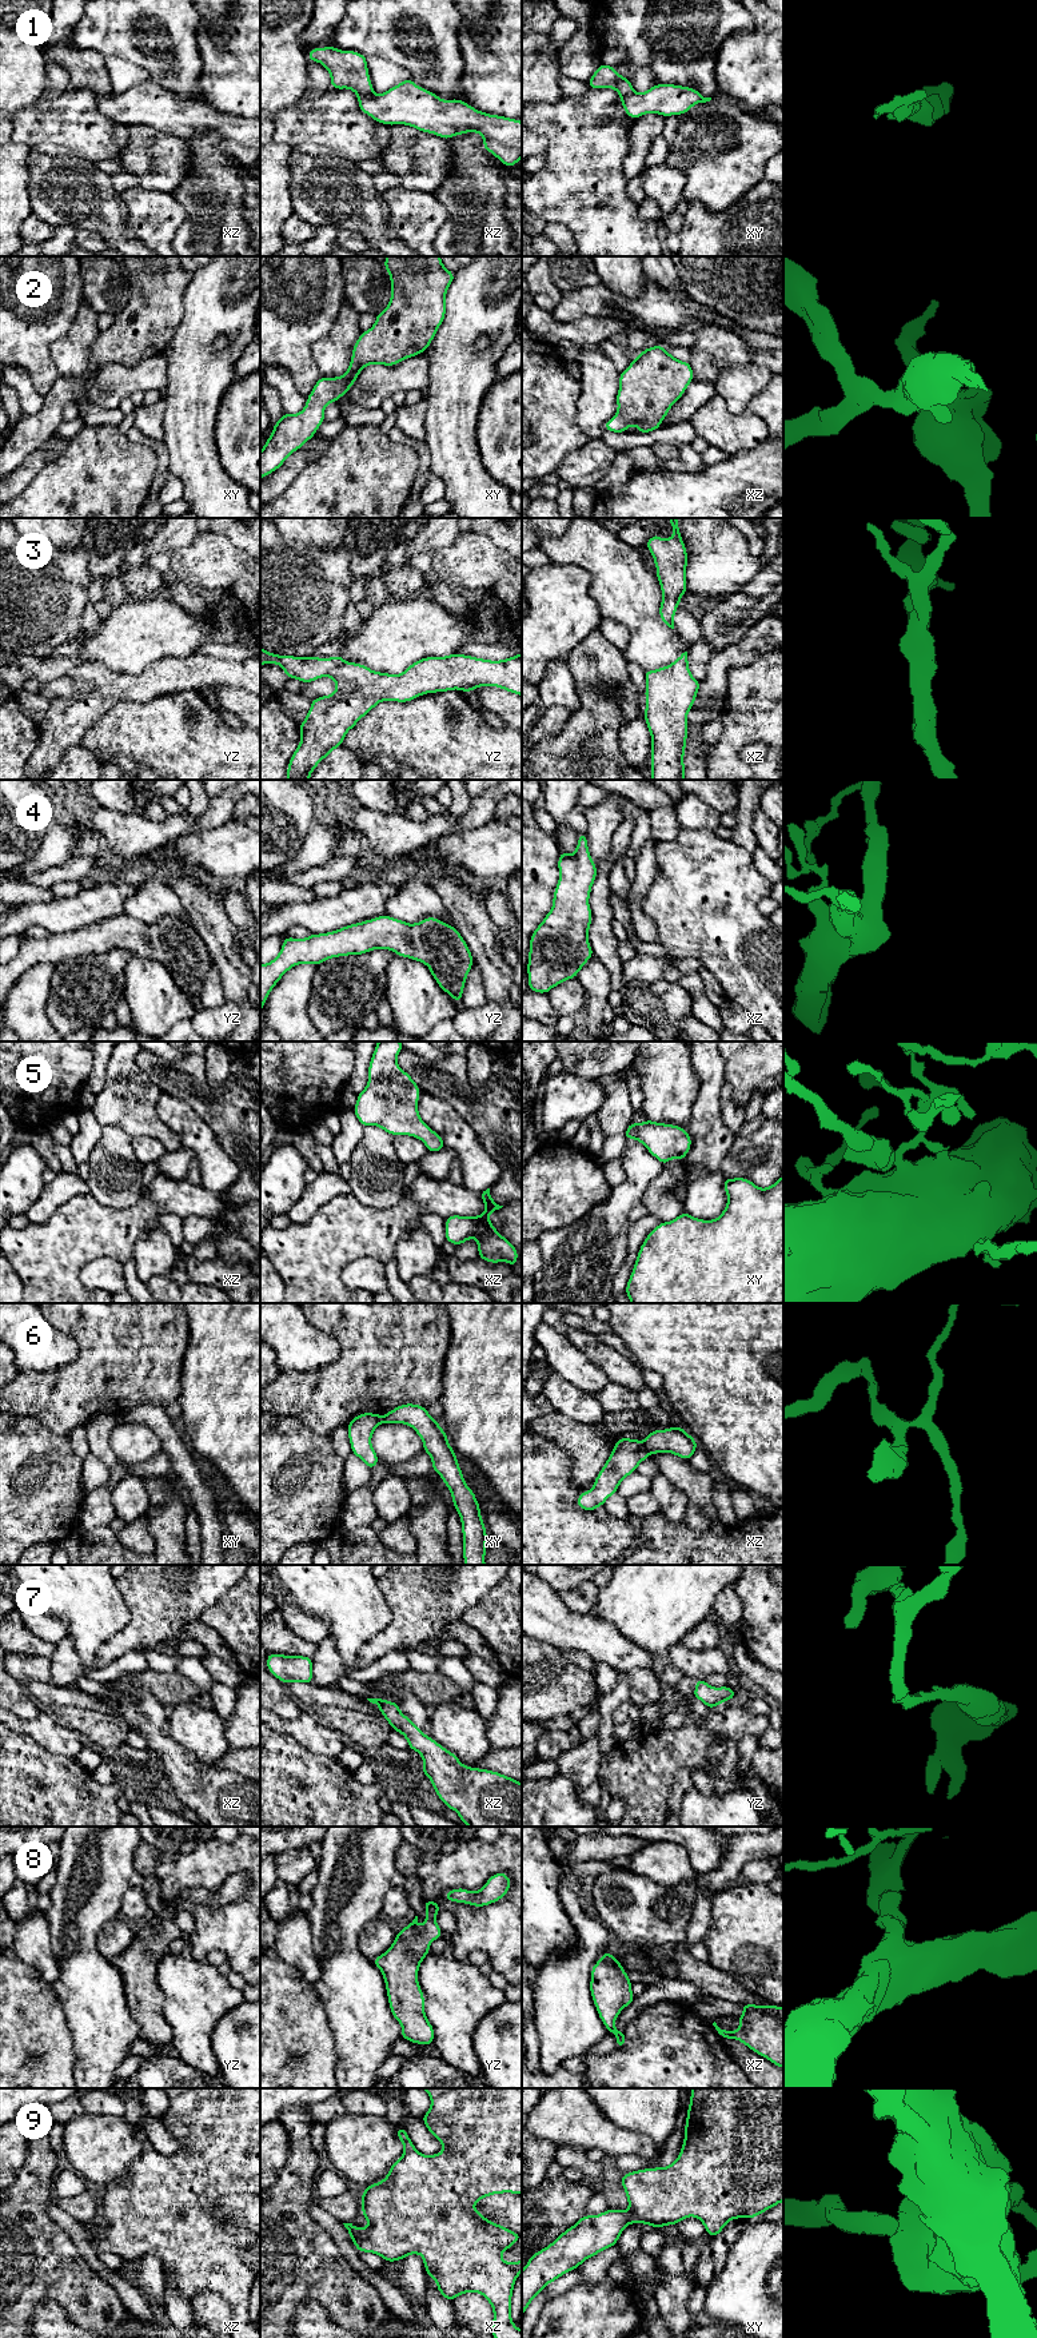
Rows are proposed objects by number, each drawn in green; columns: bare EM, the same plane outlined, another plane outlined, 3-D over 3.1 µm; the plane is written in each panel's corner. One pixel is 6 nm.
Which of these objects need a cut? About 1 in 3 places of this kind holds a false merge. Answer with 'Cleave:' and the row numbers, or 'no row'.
Cleave: 1, 6

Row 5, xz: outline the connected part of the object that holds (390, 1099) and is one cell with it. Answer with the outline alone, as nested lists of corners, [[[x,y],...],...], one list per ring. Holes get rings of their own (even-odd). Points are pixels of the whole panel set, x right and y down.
[[[378,1041],[368,1066],[368,1083],[358,1094],[358,1102],[352,1111],[364,1127],[378,1126],[394,1136],[414,1136],[426,1144],[428,1152],[440,1151],[444,1148],[442,1136],[431,1130],[419,1116],[419,1087],[396,1063],[396,1056],[402,1049],[400,1041]]]

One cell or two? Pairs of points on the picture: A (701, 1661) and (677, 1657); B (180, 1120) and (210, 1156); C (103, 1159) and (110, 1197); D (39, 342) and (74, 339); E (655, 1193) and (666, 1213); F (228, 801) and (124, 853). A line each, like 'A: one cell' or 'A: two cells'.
A: one cell
B: one cell
C: one cell
D: two cells
E: one cell
F: one cell

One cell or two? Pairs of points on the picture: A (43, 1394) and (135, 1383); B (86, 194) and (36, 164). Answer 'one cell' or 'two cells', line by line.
A: one cell
B: one cell

